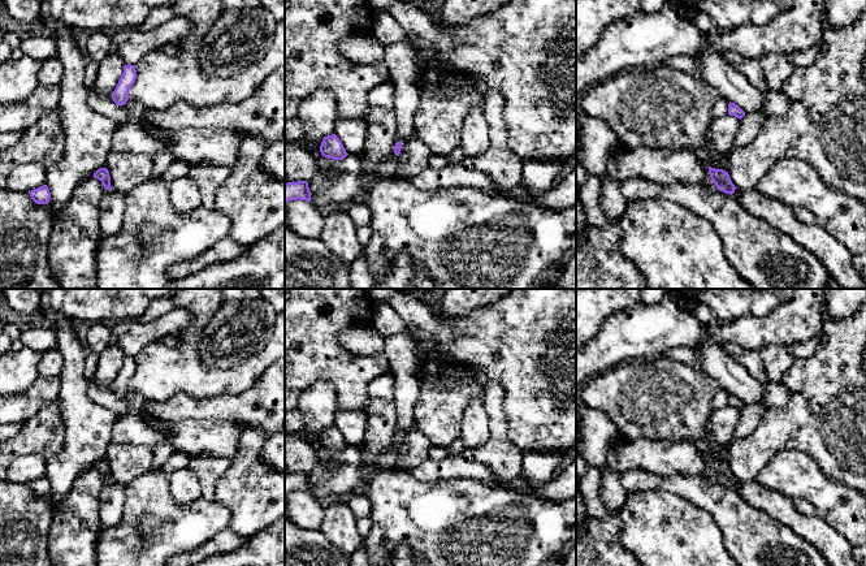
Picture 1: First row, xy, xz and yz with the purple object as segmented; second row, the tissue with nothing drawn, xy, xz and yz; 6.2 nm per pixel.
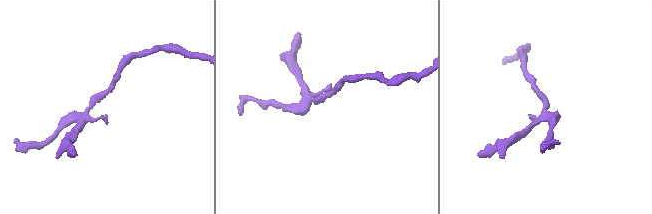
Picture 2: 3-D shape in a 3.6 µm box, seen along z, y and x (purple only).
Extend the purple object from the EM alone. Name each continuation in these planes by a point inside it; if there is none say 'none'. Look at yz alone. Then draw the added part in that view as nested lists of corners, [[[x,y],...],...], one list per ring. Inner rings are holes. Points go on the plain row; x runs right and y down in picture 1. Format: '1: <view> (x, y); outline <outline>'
none

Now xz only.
1: xz (388, 461); outline [[[393,442],[389,451],[384,454],[380,467],[385,470],[394,470],[397,454],[398,454],[398,448]]]

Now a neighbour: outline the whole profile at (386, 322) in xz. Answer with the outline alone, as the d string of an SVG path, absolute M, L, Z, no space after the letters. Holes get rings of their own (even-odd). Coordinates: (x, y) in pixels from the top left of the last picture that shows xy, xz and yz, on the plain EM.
M377 306L372 319L372 327L381 337L387 338L394 334L410 334L408 325L387 306Z

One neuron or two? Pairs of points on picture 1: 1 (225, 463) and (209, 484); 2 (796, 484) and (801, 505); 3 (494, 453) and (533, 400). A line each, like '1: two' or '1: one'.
1: one
2: two
3: two

